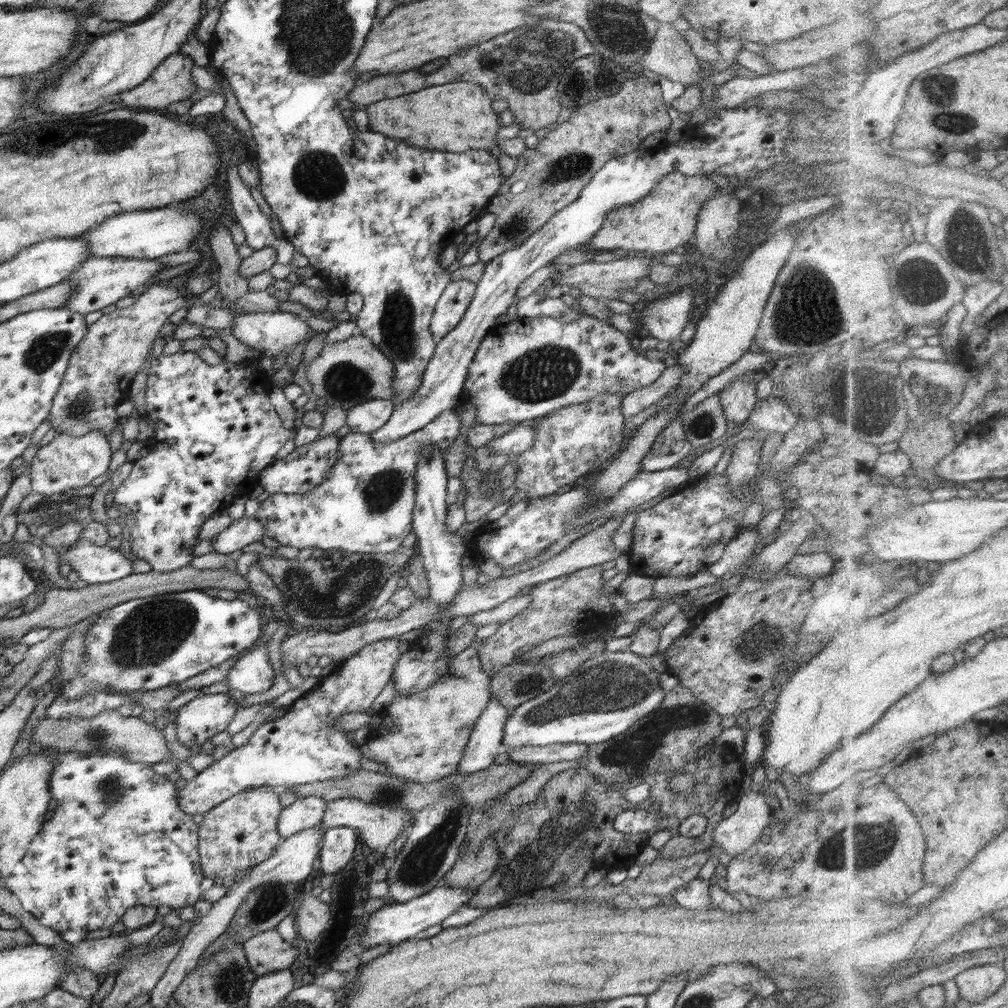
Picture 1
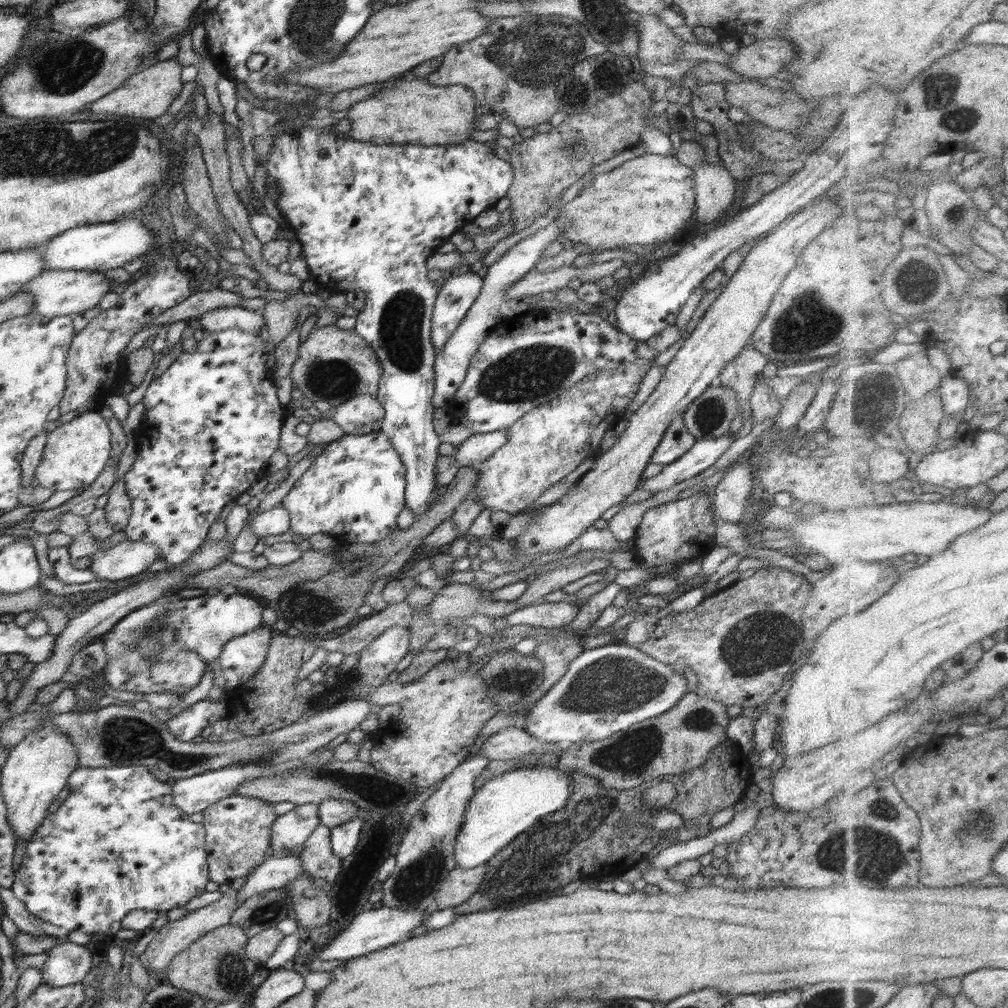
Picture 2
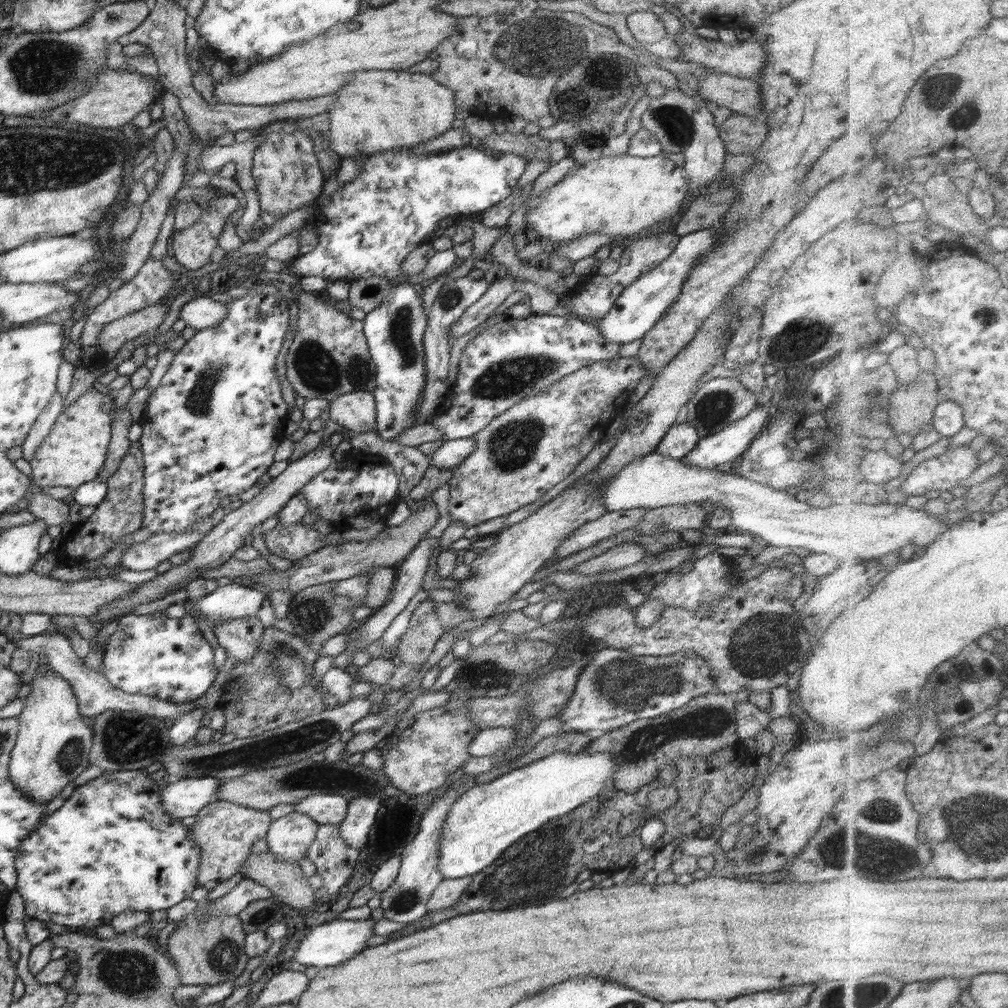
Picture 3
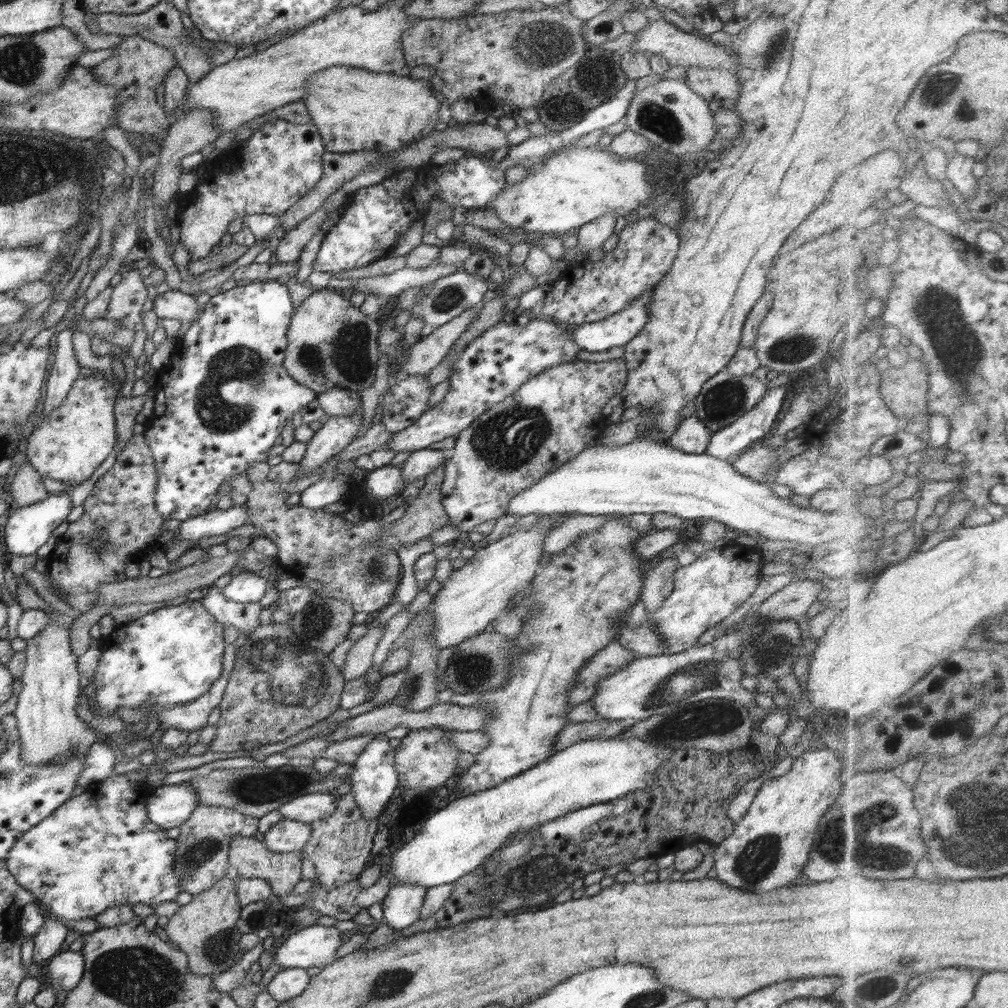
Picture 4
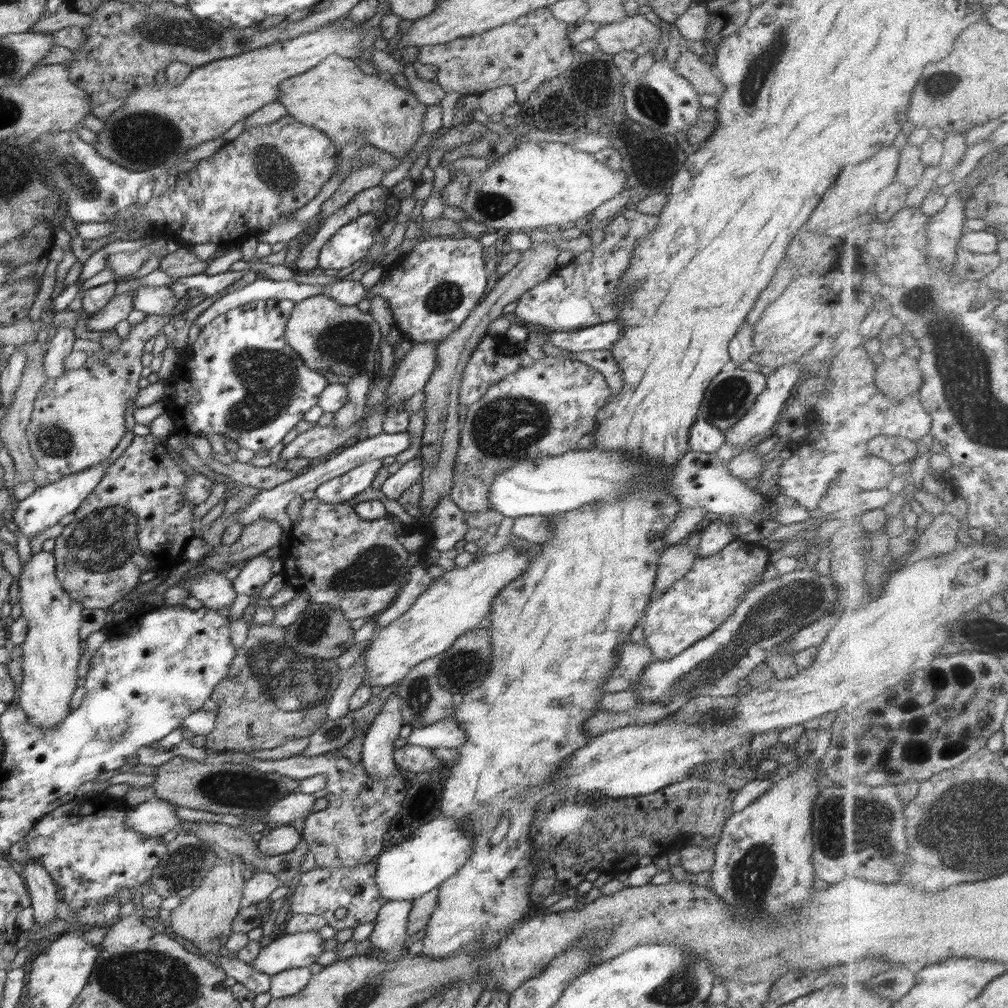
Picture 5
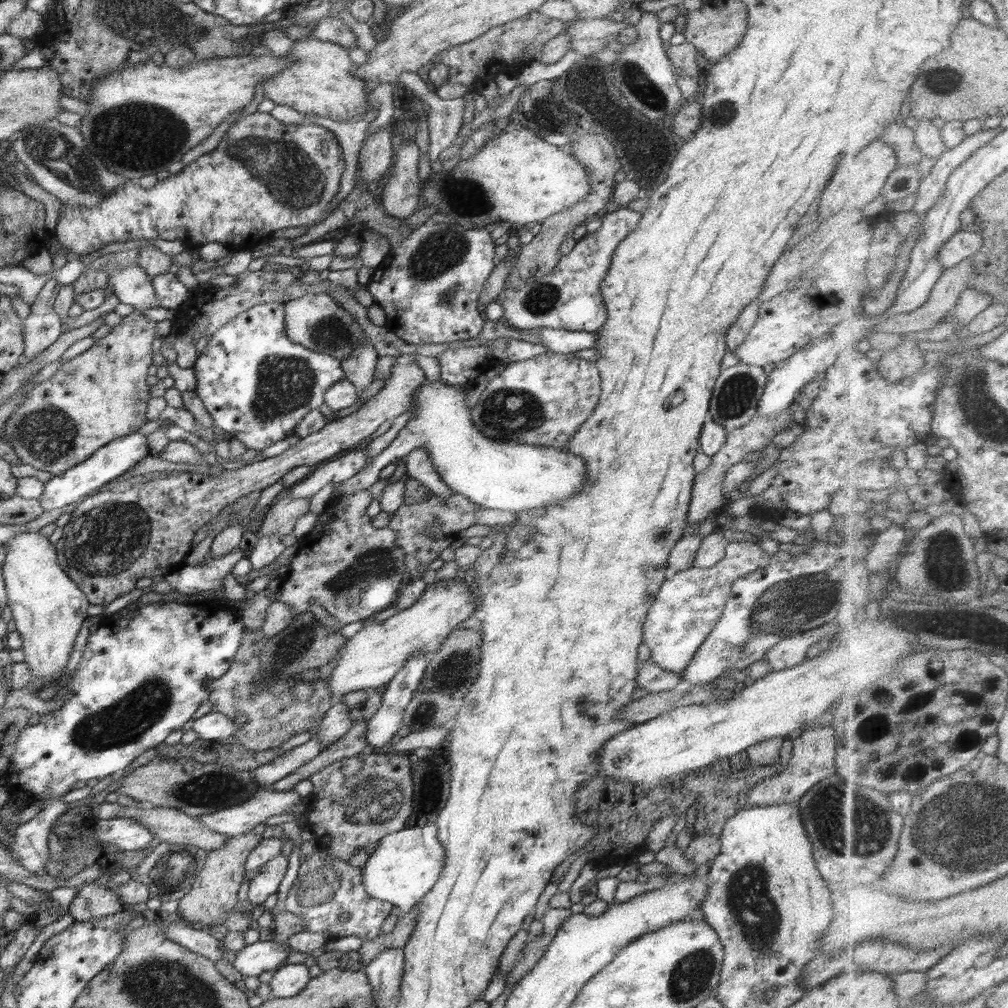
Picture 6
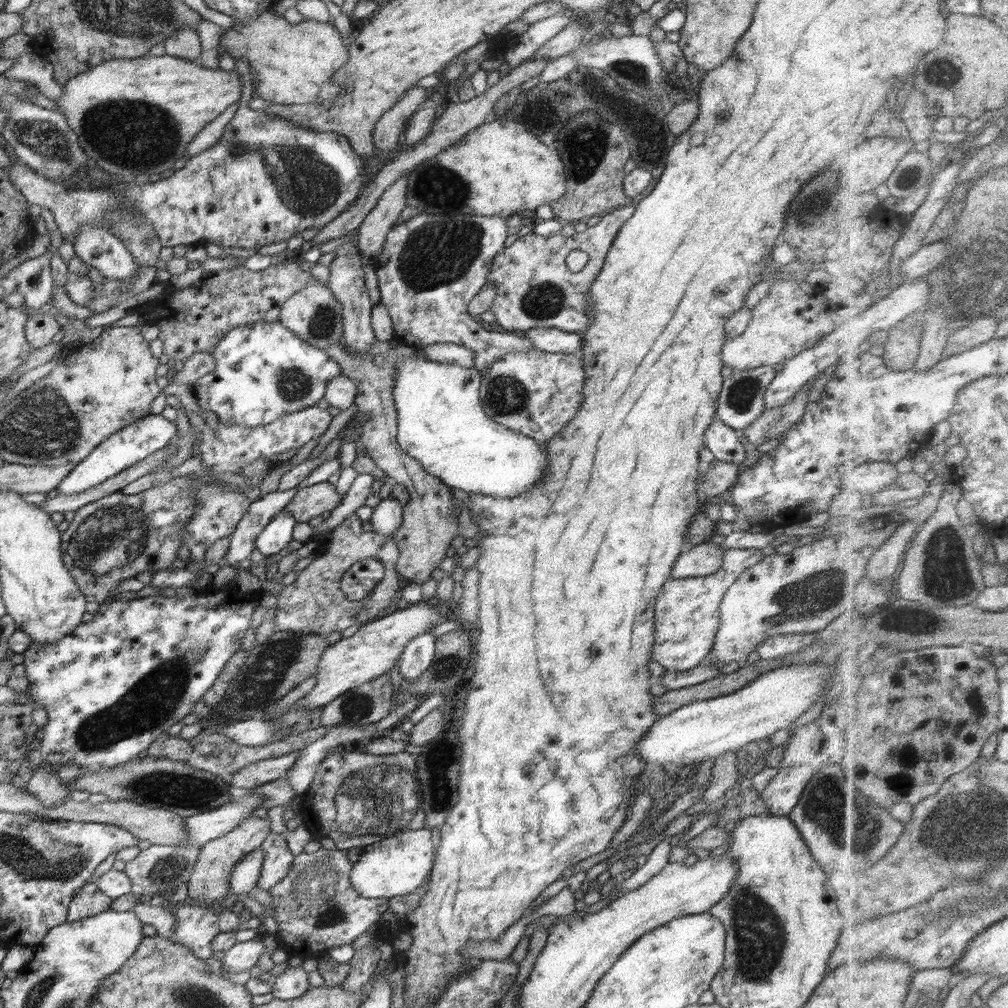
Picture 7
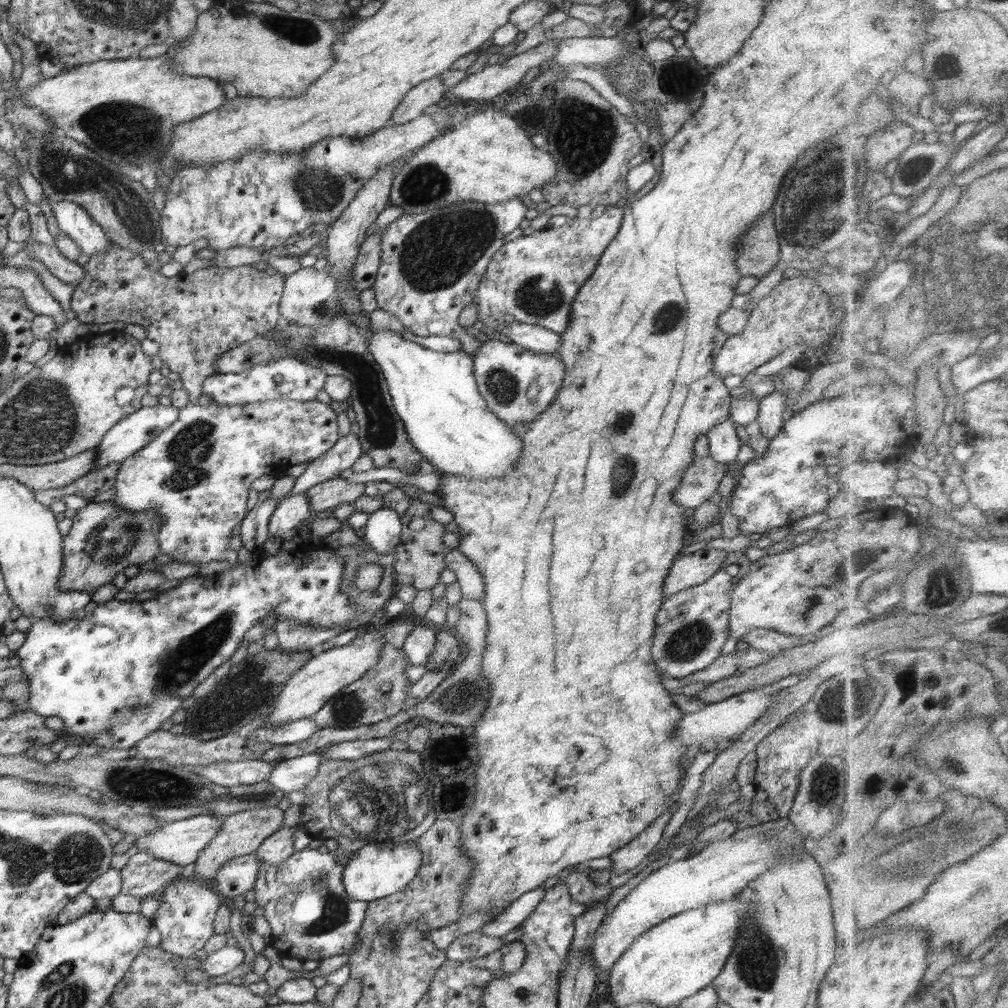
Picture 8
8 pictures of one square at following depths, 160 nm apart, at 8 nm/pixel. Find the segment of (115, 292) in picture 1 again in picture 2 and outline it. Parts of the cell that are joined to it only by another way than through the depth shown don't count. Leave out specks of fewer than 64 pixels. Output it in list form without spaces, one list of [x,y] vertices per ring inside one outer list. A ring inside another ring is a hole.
[[[86,269],[45,270],[32,280],[19,293],[28,293],[34,297],[33,312],[44,315],[48,320],[55,316],[78,315],[98,307],[102,297],[113,290],[116,283],[101,271]]]

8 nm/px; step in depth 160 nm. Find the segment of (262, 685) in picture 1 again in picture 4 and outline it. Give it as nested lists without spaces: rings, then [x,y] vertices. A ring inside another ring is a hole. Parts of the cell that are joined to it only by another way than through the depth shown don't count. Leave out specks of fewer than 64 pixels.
[[[215,585],[203,589],[204,598],[200,600],[202,607],[222,627],[233,626],[240,634],[251,635],[261,626],[260,614],[264,609],[259,602],[244,605],[230,601],[222,595],[222,589]]]

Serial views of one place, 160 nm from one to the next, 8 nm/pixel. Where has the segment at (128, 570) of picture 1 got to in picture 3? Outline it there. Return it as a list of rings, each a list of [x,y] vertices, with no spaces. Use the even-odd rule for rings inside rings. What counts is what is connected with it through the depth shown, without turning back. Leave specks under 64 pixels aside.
[[[211,516],[197,520],[193,528],[182,534],[160,533],[126,548],[120,558],[123,570],[144,572],[157,568],[160,563],[175,554],[194,548],[211,529],[210,526],[213,526]]]

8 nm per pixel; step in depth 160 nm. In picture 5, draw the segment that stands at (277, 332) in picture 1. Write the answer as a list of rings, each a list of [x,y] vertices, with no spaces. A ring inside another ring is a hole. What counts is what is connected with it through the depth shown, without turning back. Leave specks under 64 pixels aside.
[[[140,286],[133,296],[134,308],[147,315],[167,315],[178,304],[179,298],[170,287]]]

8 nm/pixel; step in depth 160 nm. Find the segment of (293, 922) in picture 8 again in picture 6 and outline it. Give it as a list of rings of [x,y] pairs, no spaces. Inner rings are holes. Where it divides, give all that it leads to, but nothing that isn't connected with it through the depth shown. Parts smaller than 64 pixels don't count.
[[[318,850],[312,855],[301,855],[298,875],[282,907],[284,910],[303,918],[305,931],[329,932],[330,940],[355,936],[368,941],[381,934],[382,923],[385,922],[386,917],[394,908],[392,903],[375,899],[366,892],[362,868],[352,866],[346,860],[332,858],[326,851],[322,850]],[[344,912],[348,914],[348,919],[341,922],[338,917]]]

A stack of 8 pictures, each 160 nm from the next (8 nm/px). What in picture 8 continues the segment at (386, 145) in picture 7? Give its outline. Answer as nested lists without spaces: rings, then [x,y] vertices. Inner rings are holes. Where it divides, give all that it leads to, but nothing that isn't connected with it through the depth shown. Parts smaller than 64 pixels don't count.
[[[440,76],[414,86],[394,110],[391,118],[392,126],[406,124],[418,118],[424,114],[426,108],[436,105],[443,98],[444,92],[446,92],[446,87]]]

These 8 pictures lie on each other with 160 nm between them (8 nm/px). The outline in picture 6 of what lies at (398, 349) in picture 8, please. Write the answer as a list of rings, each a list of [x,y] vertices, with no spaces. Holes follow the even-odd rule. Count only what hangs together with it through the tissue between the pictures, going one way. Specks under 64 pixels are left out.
[[[425,380],[421,384],[411,400],[411,414],[409,421],[405,424],[398,436],[382,451],[380,451],[365,467],[362,467],[352,478],[338,483],[335,488],[341,490],[341,495],[351,495],[355,492],[368,490],[372,484],[379,480],[382,468],[397,462],[414,449],[424,449],[430,455],[432,464],[436,467],[441,479],[453,490],[454,493],[462,494],[484,508],[510,511],[520,514],[525,510],[552,506],[562,500],[570,498],[573,494],[580,492],[587,477],[587,466],[581,456],[570,454],[563,449],[548,446],[528,446],[523,442],[515,440],[496,440],[489,438],[481,430],[477,430],[471,420],[471,409],[466,407],[466,394],[470,386],[466,389],[458,388],[457,385],[448,384],[443,380],[431,383]]]

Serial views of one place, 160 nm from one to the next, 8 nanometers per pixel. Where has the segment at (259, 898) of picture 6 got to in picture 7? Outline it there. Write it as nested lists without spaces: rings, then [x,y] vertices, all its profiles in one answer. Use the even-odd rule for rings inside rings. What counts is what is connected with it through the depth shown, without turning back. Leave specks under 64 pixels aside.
[[[273,831],[268,834],[260,849],[264,852],[264,860],[257,888],[269,892],[275,884],[286,878],[295,856],[288,849],[285,836]]]

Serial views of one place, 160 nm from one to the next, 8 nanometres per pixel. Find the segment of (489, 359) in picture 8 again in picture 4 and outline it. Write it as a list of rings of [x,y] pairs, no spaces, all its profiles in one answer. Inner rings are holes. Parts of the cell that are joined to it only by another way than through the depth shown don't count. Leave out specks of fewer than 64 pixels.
[[[622,359],[610,362],[565,362],[529,378],[512,396],[491,406],[457,436],[453,453],[444,466],[441,493],[449,522],[461,532],[470,533],[479,524],[506,515],[511,498],[586,448],[598,444],[606,428],[603,408],[615,394],[622,392],[627,383],[626,377],[626,362]]]

